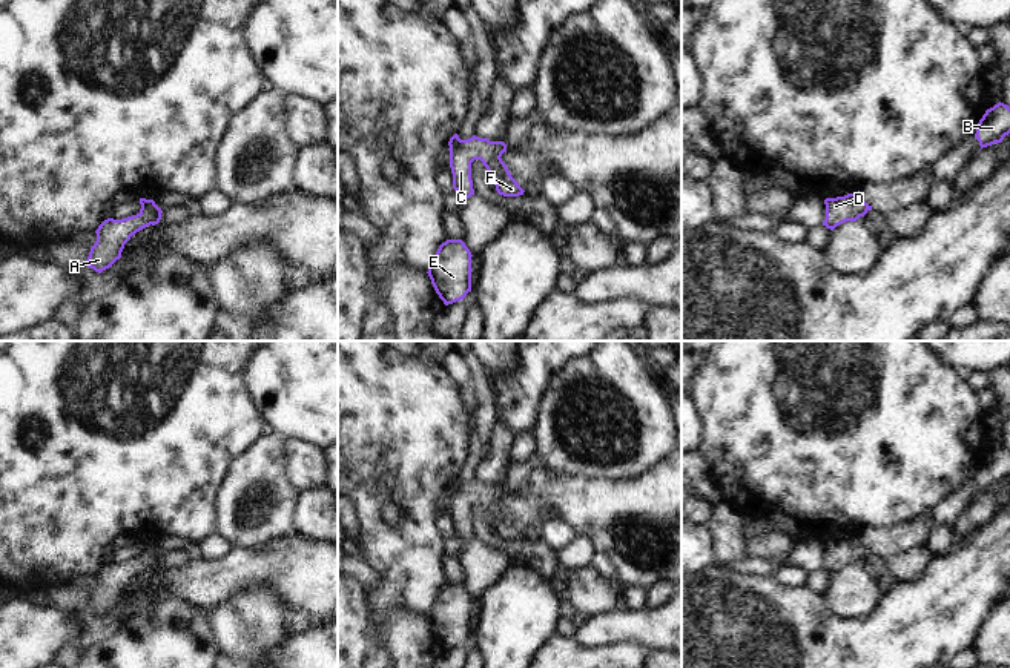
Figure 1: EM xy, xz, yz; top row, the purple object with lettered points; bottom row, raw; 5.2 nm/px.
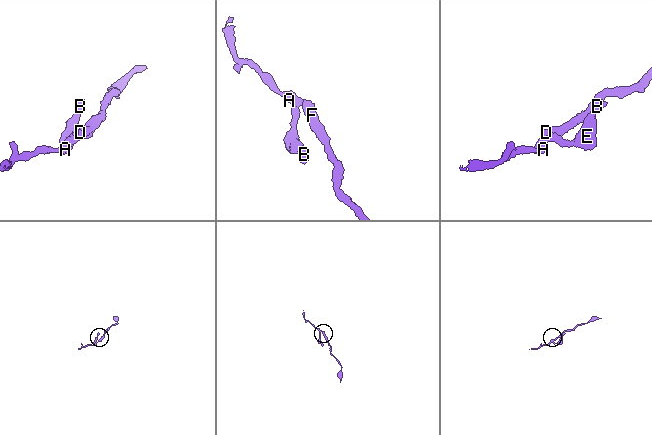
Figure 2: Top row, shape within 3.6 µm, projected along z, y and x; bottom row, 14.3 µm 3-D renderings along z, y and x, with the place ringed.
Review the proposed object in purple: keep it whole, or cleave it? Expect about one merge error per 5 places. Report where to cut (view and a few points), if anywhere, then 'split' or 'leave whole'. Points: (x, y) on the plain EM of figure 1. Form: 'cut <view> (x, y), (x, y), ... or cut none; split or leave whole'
cut none; leave whole

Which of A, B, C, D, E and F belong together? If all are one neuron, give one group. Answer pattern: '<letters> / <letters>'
A B C D E F

